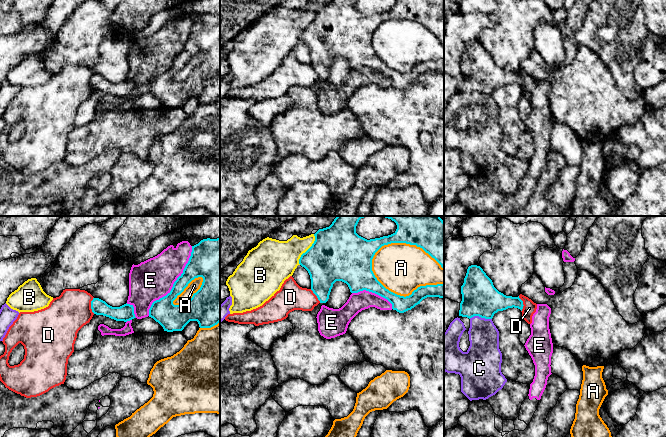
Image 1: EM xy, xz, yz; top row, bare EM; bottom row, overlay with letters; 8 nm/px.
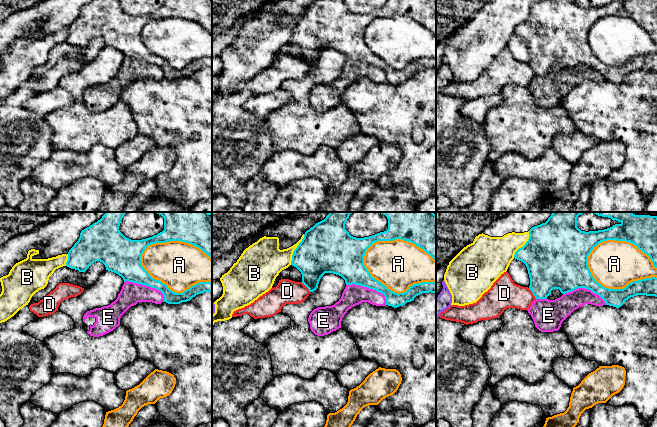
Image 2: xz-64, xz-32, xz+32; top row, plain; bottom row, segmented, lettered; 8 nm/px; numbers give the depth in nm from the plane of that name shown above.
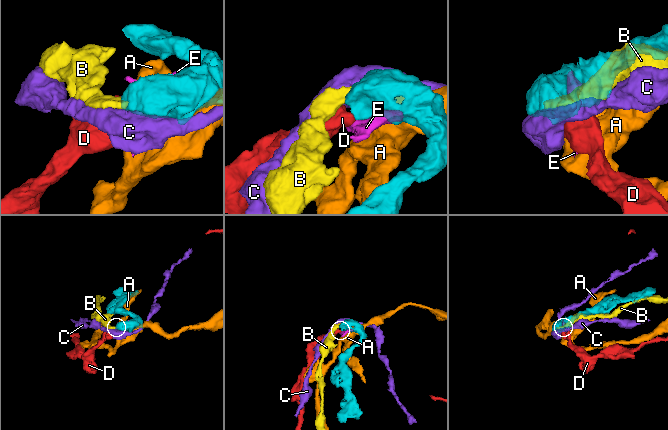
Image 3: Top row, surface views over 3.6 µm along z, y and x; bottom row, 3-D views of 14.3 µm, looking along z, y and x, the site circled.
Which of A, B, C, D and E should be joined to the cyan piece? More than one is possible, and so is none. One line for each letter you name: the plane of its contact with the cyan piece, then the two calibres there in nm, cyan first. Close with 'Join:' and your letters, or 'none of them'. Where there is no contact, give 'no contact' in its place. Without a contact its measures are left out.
Join: none of them

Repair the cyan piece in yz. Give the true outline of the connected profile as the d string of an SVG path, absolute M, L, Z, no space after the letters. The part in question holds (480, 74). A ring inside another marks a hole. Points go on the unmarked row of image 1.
M471 41L467 45L461 62L462 77L459 92L472 94L479 92L492 95L498 87L518 84L522 87L523 77L518 73L506 72L499 68L483 45Z

